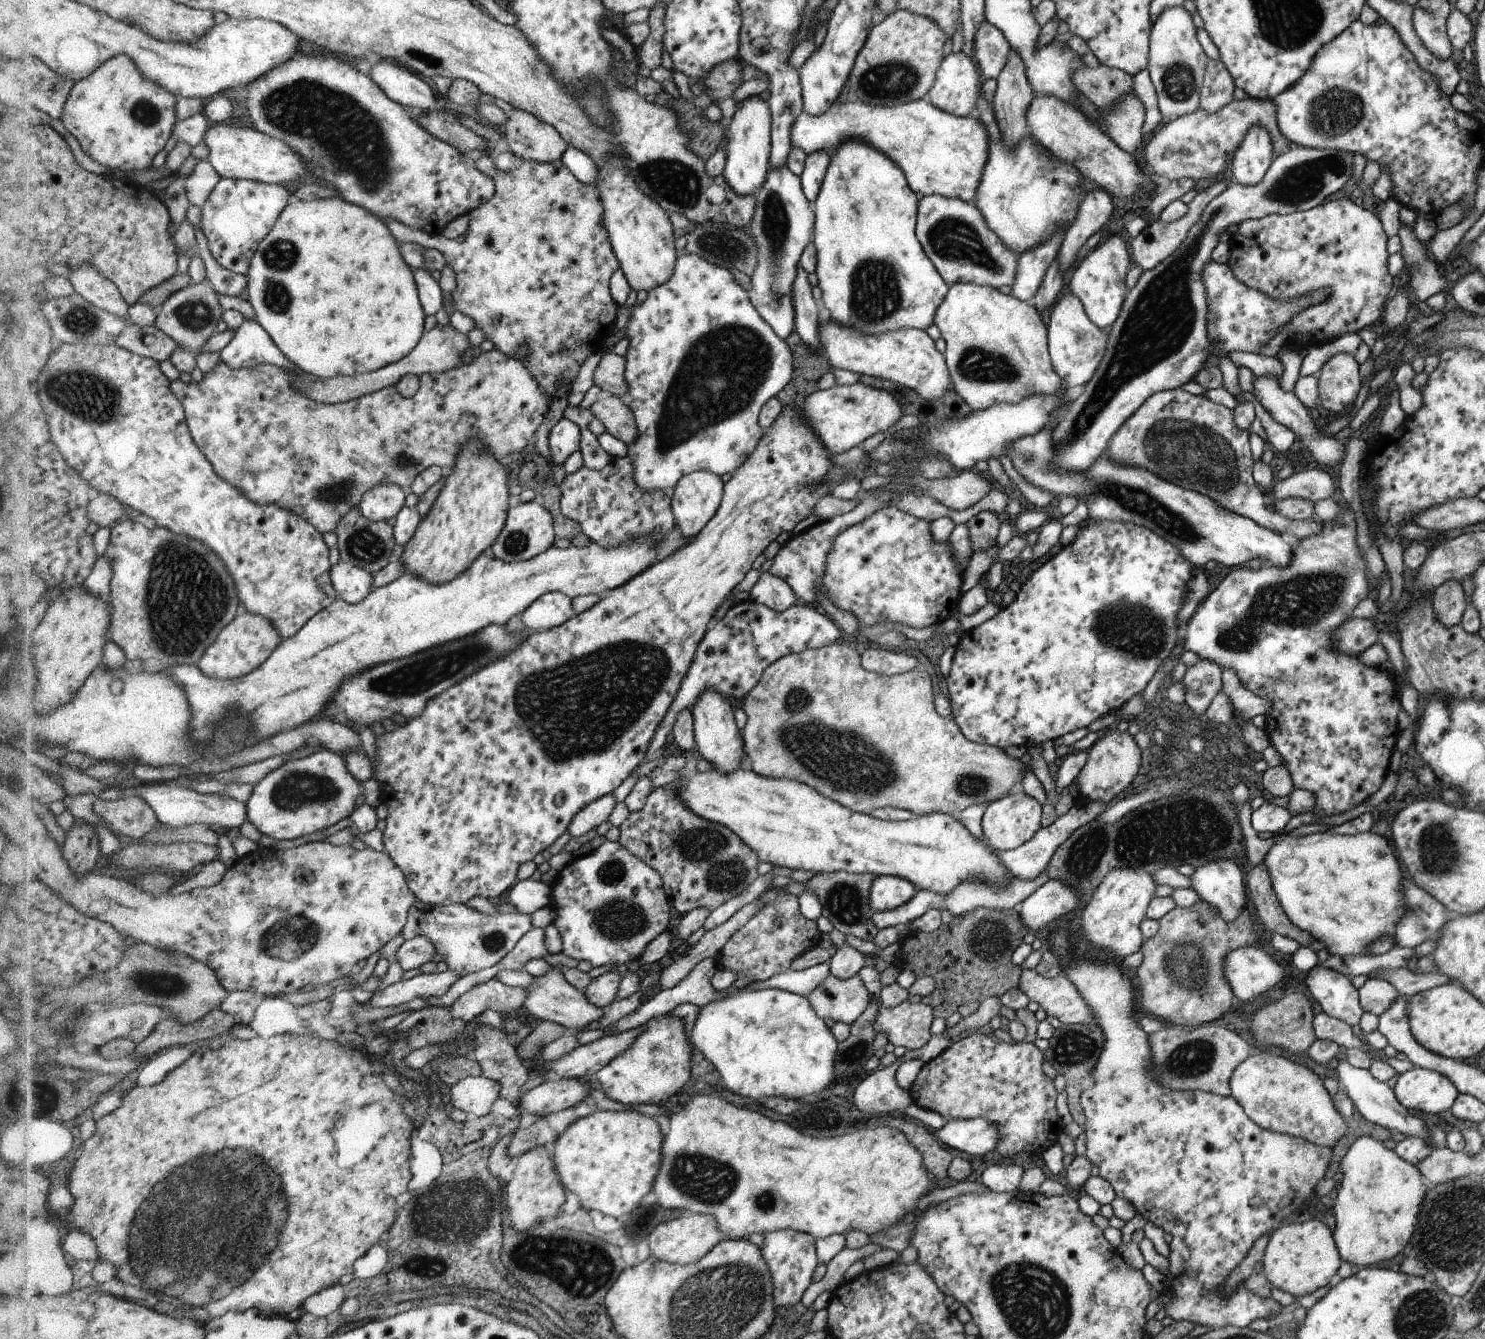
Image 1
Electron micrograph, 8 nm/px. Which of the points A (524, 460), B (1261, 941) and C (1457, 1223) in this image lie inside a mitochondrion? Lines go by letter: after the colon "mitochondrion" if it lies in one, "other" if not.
A: other
B: other
C: mitochondrion

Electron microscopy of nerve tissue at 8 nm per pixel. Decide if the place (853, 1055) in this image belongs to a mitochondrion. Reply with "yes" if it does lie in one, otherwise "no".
yes

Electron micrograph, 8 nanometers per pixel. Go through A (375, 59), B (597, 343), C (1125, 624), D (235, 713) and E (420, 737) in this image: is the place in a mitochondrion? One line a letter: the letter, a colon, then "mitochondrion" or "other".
A: other
B: other
C: mitochondrion
D: other
E: other

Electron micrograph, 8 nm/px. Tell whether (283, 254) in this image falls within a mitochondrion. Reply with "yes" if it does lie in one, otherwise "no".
yes

